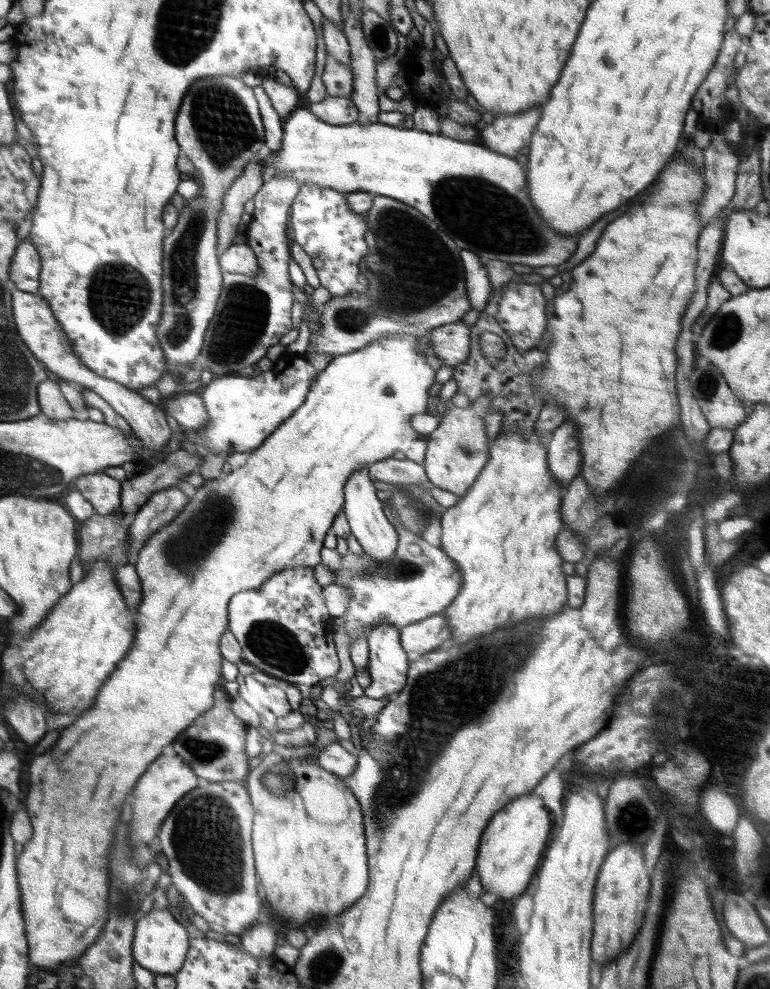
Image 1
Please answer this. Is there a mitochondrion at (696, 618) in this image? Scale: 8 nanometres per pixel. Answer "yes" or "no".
no

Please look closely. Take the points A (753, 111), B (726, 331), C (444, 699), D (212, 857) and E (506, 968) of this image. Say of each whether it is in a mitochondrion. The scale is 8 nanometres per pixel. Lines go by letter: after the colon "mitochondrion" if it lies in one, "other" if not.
A: other
B: mitochondrion
C: mitochondrion
D: mitochondrion
E: other

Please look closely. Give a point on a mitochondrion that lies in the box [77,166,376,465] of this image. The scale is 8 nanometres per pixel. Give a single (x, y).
(117, 288)

